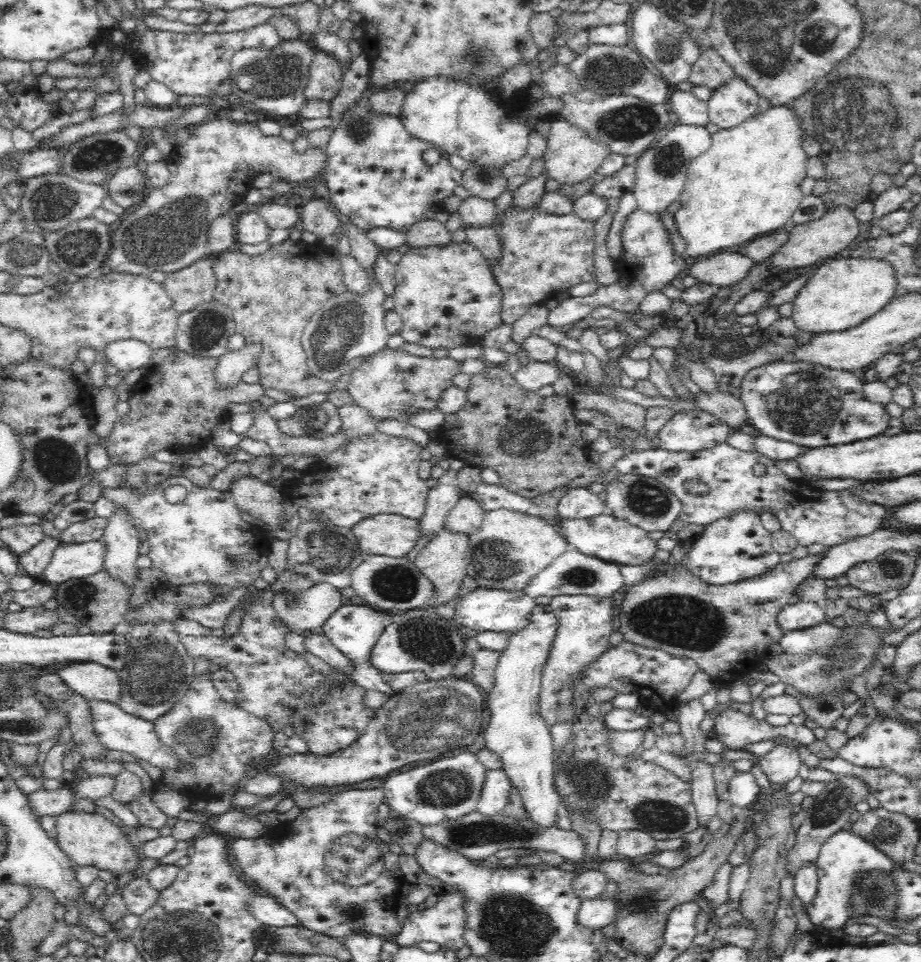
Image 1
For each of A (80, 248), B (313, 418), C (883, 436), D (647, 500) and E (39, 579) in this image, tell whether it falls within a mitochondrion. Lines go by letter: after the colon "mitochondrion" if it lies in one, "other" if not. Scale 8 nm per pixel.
A: mitochondrion
B: mitochondrion
C: other
D: mitochondrion
E: other

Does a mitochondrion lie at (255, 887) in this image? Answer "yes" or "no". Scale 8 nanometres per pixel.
no

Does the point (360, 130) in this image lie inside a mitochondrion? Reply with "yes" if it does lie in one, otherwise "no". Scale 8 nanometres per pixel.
yes

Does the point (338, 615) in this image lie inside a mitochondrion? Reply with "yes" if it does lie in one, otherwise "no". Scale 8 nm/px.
no

